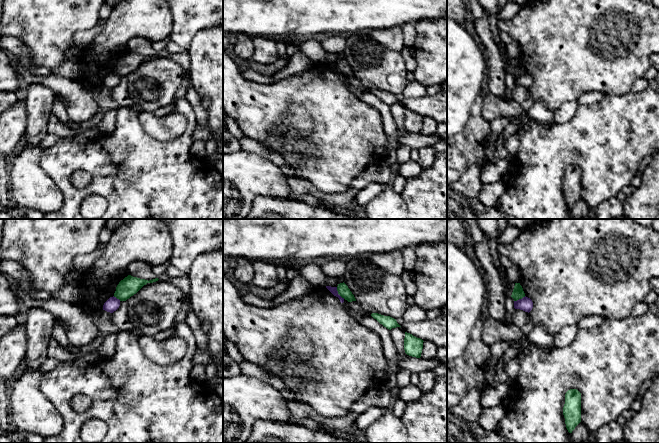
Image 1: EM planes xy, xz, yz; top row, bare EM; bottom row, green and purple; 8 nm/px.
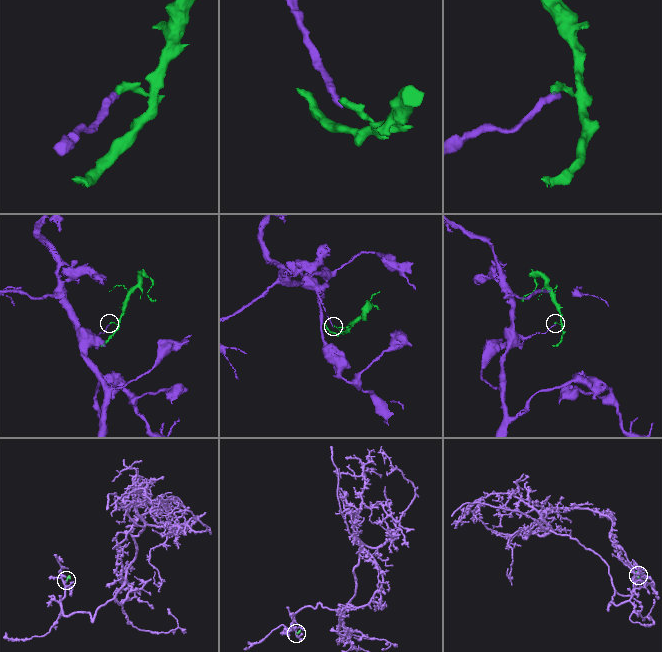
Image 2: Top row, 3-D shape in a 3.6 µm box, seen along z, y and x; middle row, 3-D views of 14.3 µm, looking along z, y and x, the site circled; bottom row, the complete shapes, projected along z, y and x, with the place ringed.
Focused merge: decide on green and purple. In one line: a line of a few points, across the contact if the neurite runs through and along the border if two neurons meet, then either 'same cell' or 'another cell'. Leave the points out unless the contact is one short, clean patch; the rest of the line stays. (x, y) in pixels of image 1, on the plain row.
line xz (336, 63), (337, 68), (344, 74); another cell

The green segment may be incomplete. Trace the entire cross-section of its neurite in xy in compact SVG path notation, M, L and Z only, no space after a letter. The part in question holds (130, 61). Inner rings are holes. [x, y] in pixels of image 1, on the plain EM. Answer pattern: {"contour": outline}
{"contour": "M128 51L123 56L121 56L117 61L116 67L114 69L114 73L119 75L120 77L126 77L131 72L136 70L147 59L153 59L158 56L159 56L158 54L155 54L148 57L145 55L140 55L140 54Z"}

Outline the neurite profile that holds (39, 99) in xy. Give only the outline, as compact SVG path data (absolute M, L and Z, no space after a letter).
M31 83L23 95L27 108L25 146L35 145L49 135L47 126L57 94L42 84Z

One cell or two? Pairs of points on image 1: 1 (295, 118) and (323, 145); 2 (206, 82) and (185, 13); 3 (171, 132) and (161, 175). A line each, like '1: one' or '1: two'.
1: two
2: one
3: two

